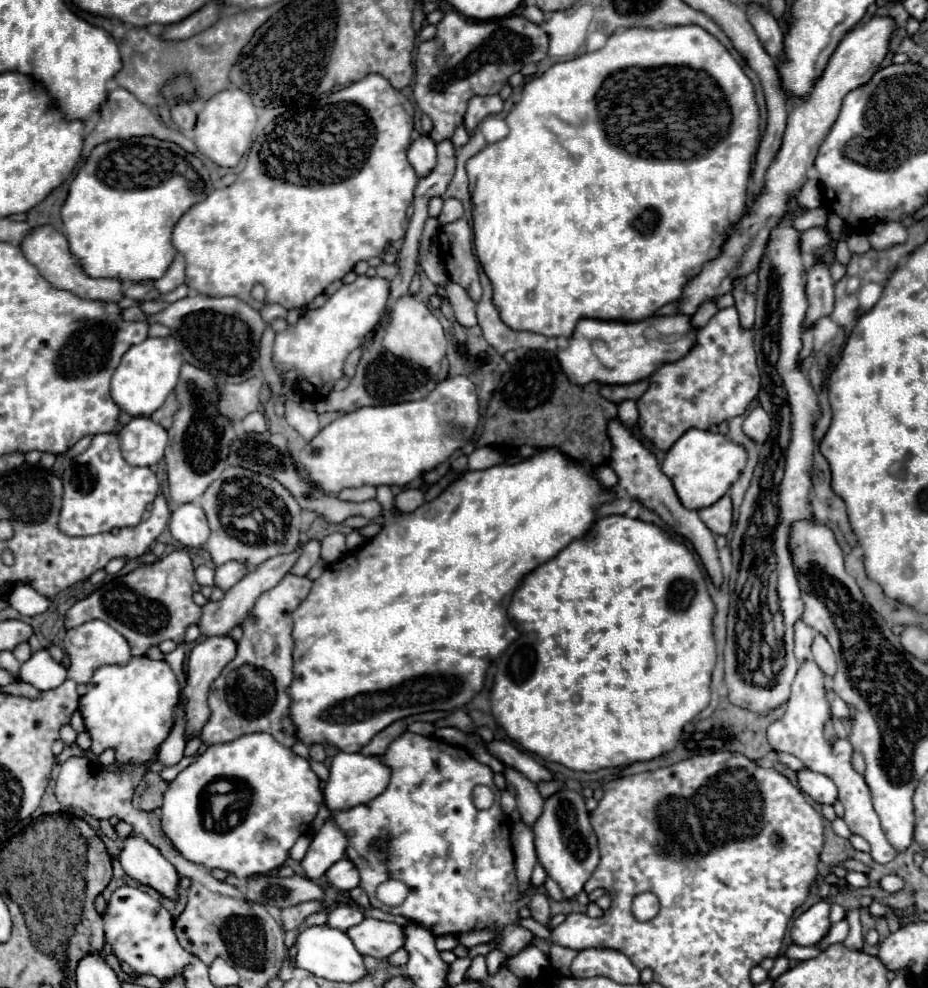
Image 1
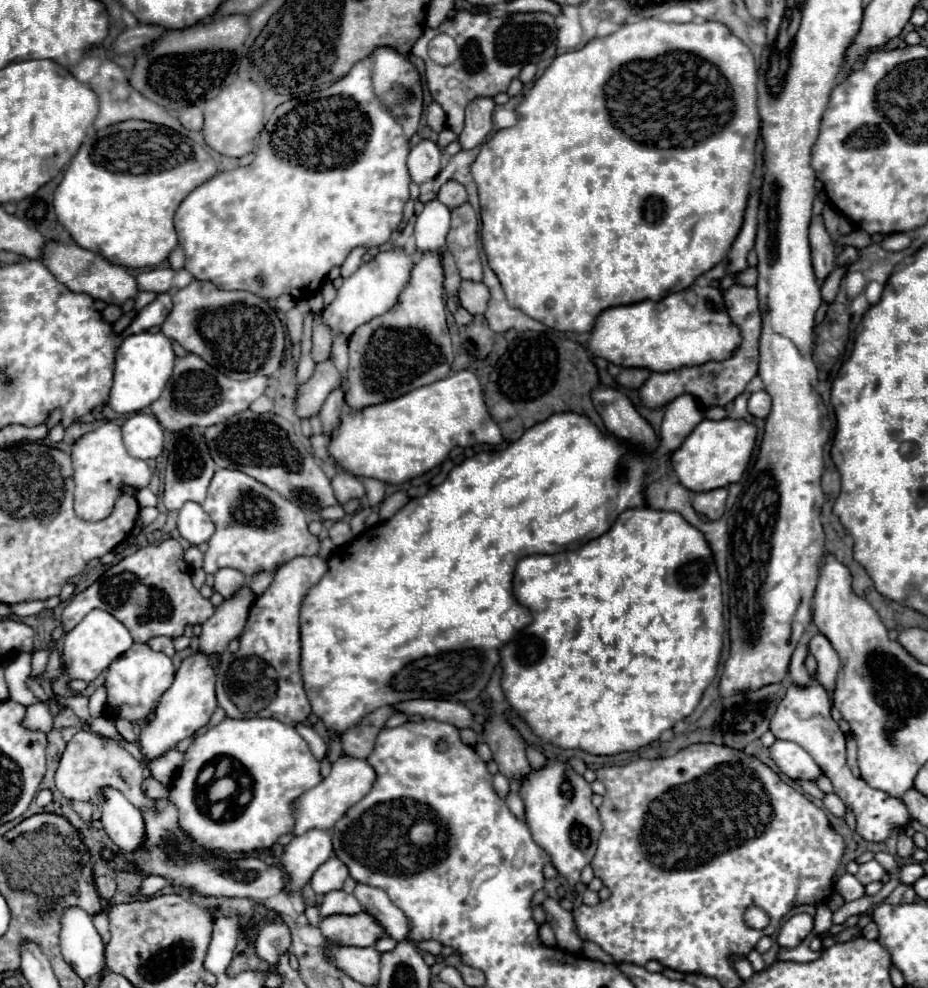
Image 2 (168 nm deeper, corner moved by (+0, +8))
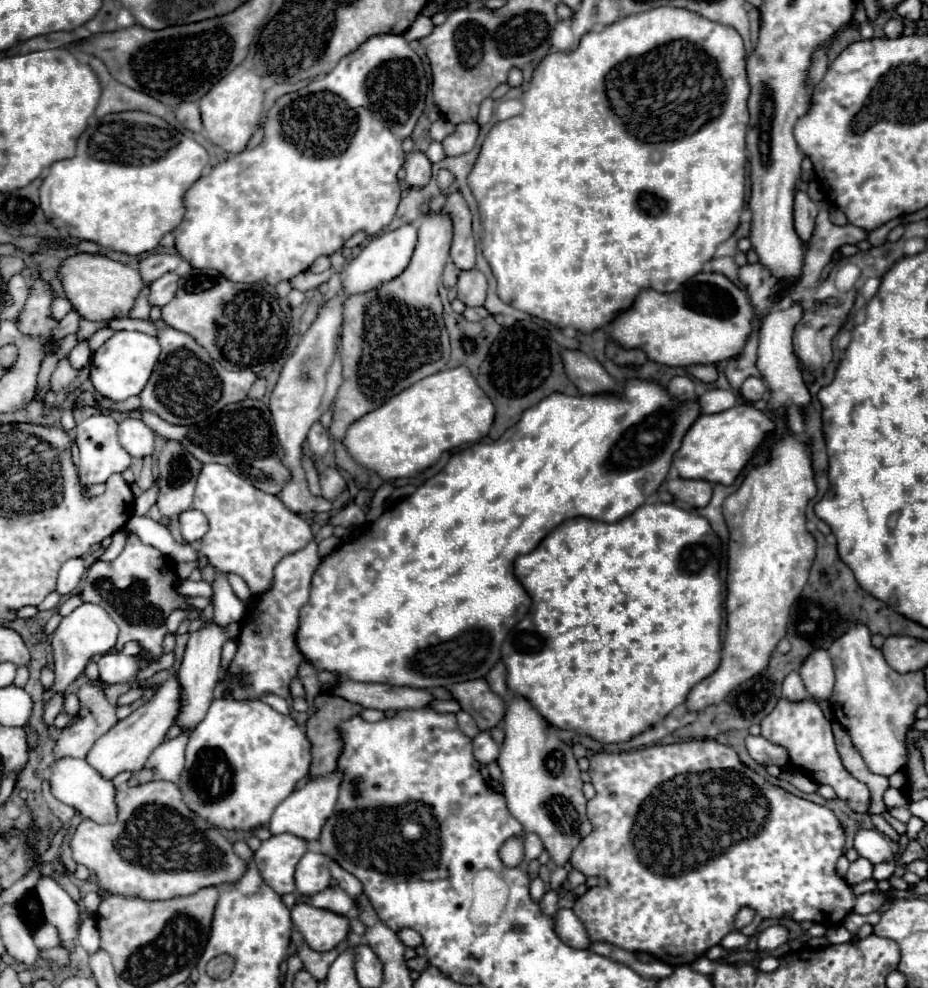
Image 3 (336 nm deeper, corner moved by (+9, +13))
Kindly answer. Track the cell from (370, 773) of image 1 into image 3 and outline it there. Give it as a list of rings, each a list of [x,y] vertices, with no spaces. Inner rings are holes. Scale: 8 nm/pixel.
[[[334,773],[328,779],[326,777],[318,777],[318,779],[310,779],[302,789],[294,791],[290,797],[286,797],[272,813],[270,821],[268,821],[268,829],[272,835],[280,835],[280,833],[294,833],[296,837],[302,837],[304,841],[318,841],[320,831],[326,823],[326,819],[330,817],[330,813],[334,811],[334,803],[338,799],[338,787],[340,787],[340,777],[342,773]]]

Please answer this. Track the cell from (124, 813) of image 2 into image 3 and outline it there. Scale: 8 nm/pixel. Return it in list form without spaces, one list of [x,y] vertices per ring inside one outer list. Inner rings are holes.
[[[60,757],[50,765],[50,791],[56,799],[66,805],[72,805],[82,817],[90,817],[96,823],[114,823],[116,821],[116,801],[114,801],[114,785],[98,775],[84,759]]]

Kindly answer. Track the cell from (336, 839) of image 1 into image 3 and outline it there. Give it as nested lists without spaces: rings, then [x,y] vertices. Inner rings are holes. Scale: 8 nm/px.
[[[274,835],[260,843],[254,853],[258,871],[266,885],[278,895],[294,893],[294,869],[300,857],[308,851],[308,843],[296,835]]]

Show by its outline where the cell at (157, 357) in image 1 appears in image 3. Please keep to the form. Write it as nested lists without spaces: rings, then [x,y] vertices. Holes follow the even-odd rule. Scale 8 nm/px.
[[[116,331],[96,353],[90,363],[90,381],[94,389],[112,401],[126,401],[132,395],[140,395],[150,379],[150,373],[158,361],[160,343],[156,337],[140,331]]]

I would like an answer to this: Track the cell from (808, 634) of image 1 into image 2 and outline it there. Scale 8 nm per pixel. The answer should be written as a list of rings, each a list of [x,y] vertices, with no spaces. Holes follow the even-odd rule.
[[[799,644],[791,656],[791,666],[789,666],[789,674],[791,674],[791,680],[795,684],[801,684],[801,686],[807,686],[811,684],[811,678],[807,674],[807,668],[805,668],[805,658],[807,658],[807,646],[805,644]]]

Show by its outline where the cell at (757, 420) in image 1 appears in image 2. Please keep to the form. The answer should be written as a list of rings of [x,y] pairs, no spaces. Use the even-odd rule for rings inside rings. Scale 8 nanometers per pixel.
[[[761,390],[761,392],[751,394],[751,398],[749,398],[749,412],[755,418],[767,418],[769,410],[771,410],[771,398],[769,398],[767,392]]]

